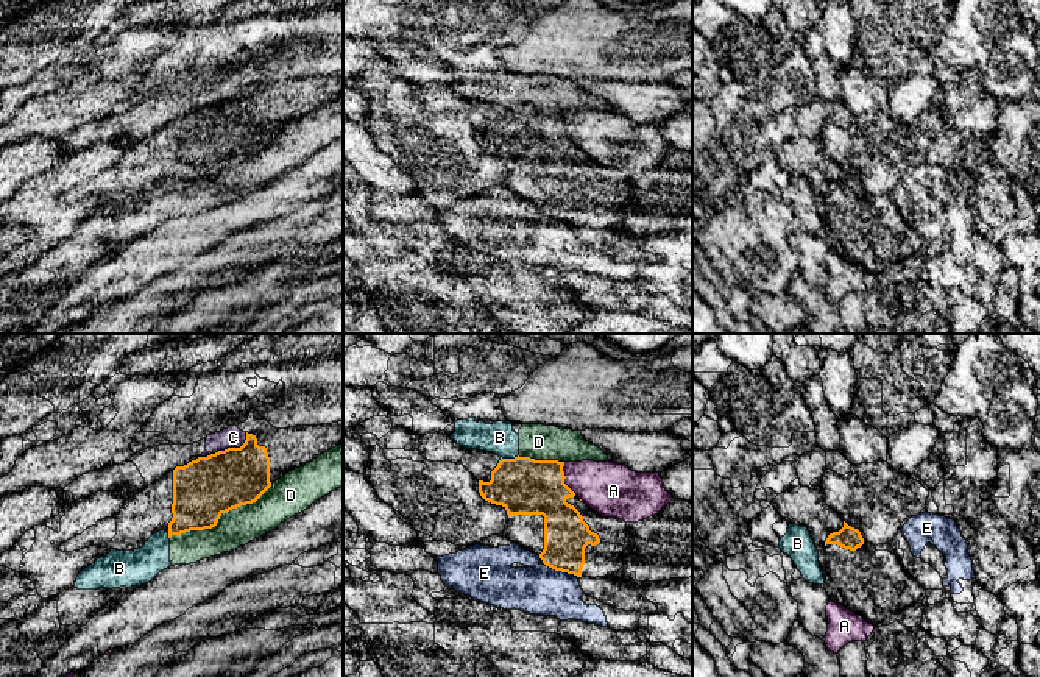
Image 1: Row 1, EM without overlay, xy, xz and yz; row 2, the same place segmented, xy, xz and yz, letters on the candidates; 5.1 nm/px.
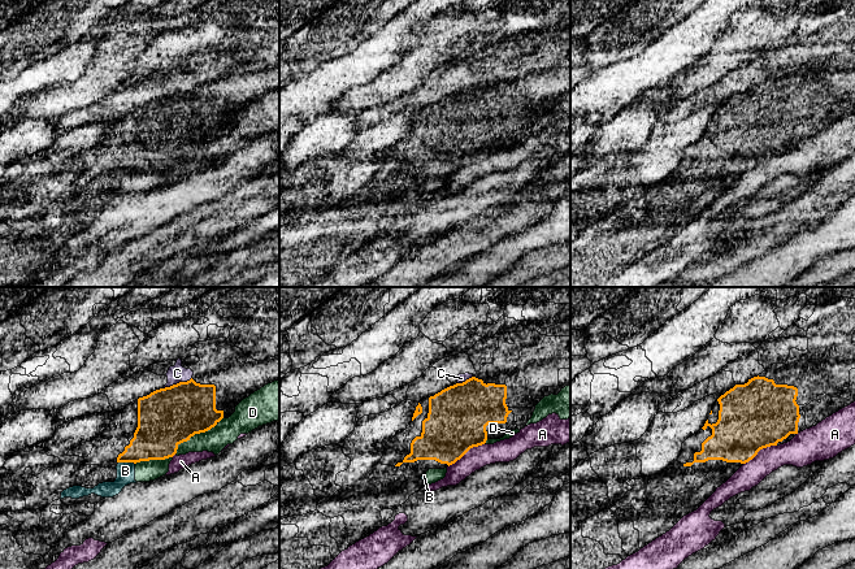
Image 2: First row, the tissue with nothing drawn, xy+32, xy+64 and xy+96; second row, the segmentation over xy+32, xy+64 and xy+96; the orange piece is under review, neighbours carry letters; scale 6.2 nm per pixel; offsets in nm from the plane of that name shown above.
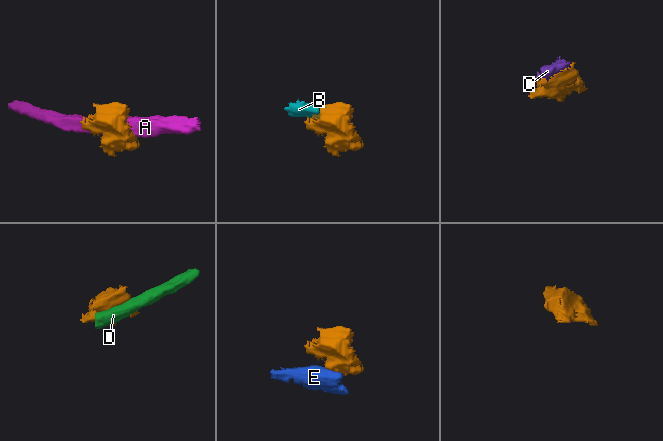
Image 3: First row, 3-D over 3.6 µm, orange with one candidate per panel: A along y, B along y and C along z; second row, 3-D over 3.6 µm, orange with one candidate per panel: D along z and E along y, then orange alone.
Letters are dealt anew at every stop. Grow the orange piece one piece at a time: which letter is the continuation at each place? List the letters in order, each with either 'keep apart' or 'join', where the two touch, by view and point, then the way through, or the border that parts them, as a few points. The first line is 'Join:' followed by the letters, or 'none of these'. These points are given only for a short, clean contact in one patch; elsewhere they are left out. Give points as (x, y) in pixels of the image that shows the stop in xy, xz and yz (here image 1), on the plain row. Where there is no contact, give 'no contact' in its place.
Join: none of these
A: keep apart; contact xz (565, 128)
B: keep apart; contact xz (509, 109); border xz (518, 105), (501, 108)
C: keep apart; contact xy (222, 102)
D: keep apart; contact xy (219, 169)
E: keep apart; contact xz (562, 222); border xz (543, 212), (579, 228)

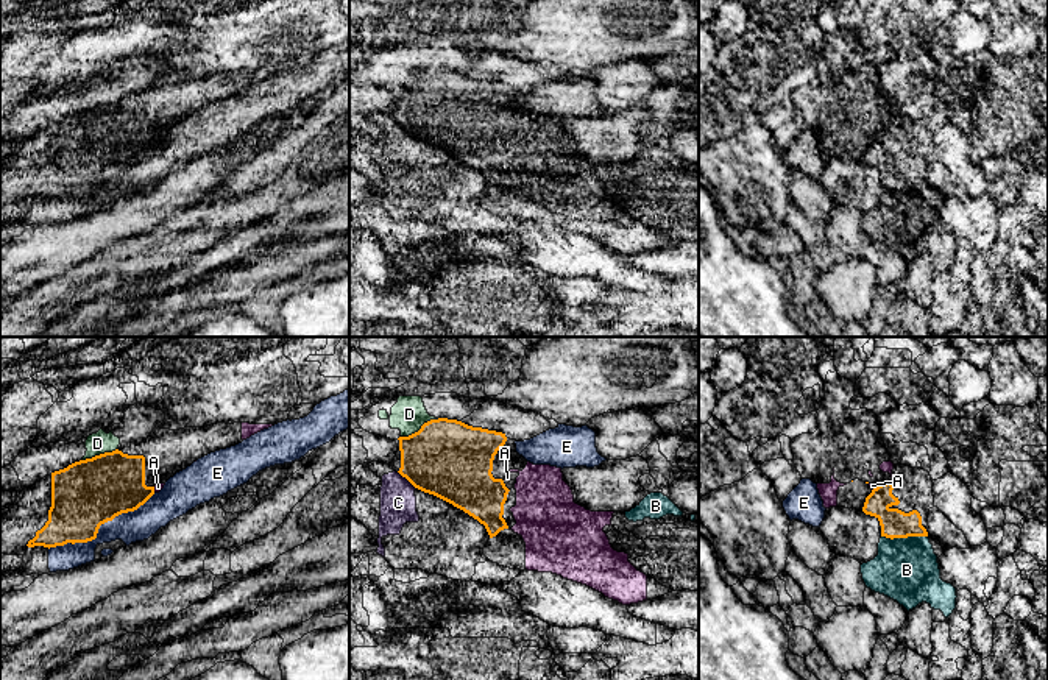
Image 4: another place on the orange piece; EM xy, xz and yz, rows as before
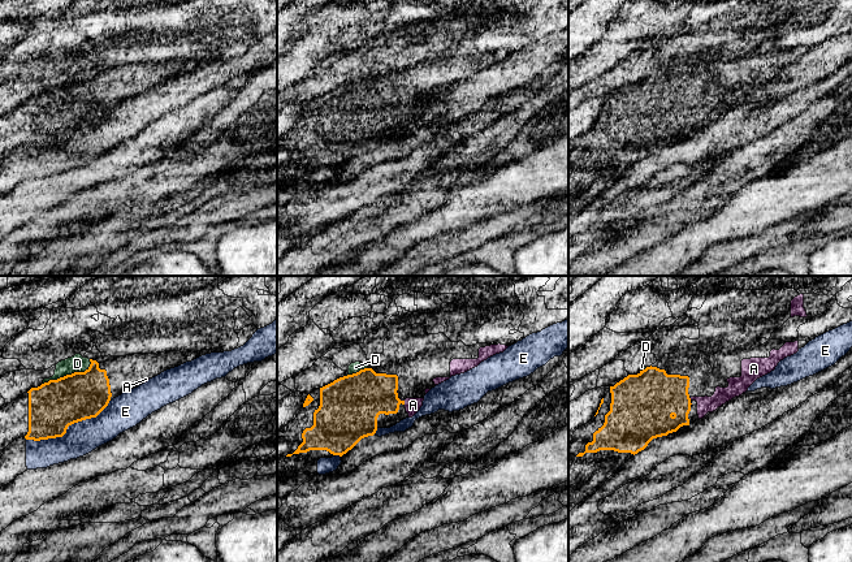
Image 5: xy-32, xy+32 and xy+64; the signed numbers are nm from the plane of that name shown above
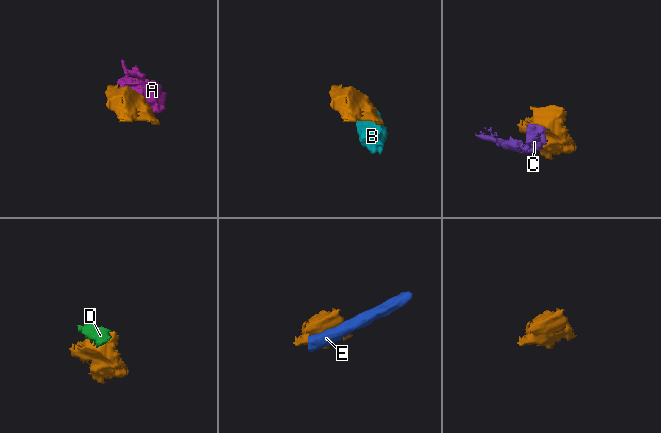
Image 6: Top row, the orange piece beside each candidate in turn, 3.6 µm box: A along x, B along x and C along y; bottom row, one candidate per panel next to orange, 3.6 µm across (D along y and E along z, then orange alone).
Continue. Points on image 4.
Join: A
A: join; contact yz (877, 138)
B: keep apart; contact yz (905, 187)
C: keep apart; contact xz (407, 130)
D: keep apart; contact xz (421, 78)
E: keep apart; contact xy (99, 178)

